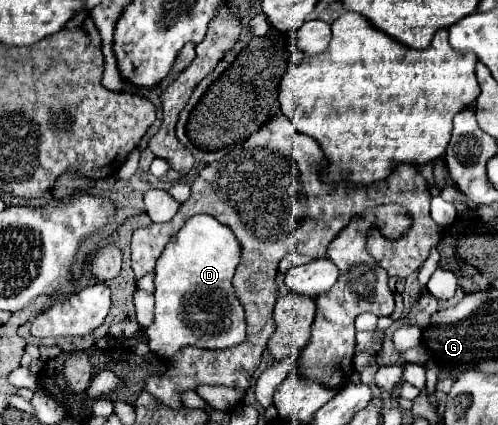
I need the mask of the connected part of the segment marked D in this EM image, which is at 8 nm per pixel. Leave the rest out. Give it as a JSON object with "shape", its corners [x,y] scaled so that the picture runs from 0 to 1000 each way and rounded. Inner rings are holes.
{"shape":[[[422,504],[386,508],[333,574],[313,616],[309,758],[293,772],[301,824],[325,842],[369,814],[462,819],[490,800],[494,758],[486,720],[466,720],[466,649],[486,607],[470,551]]]}

